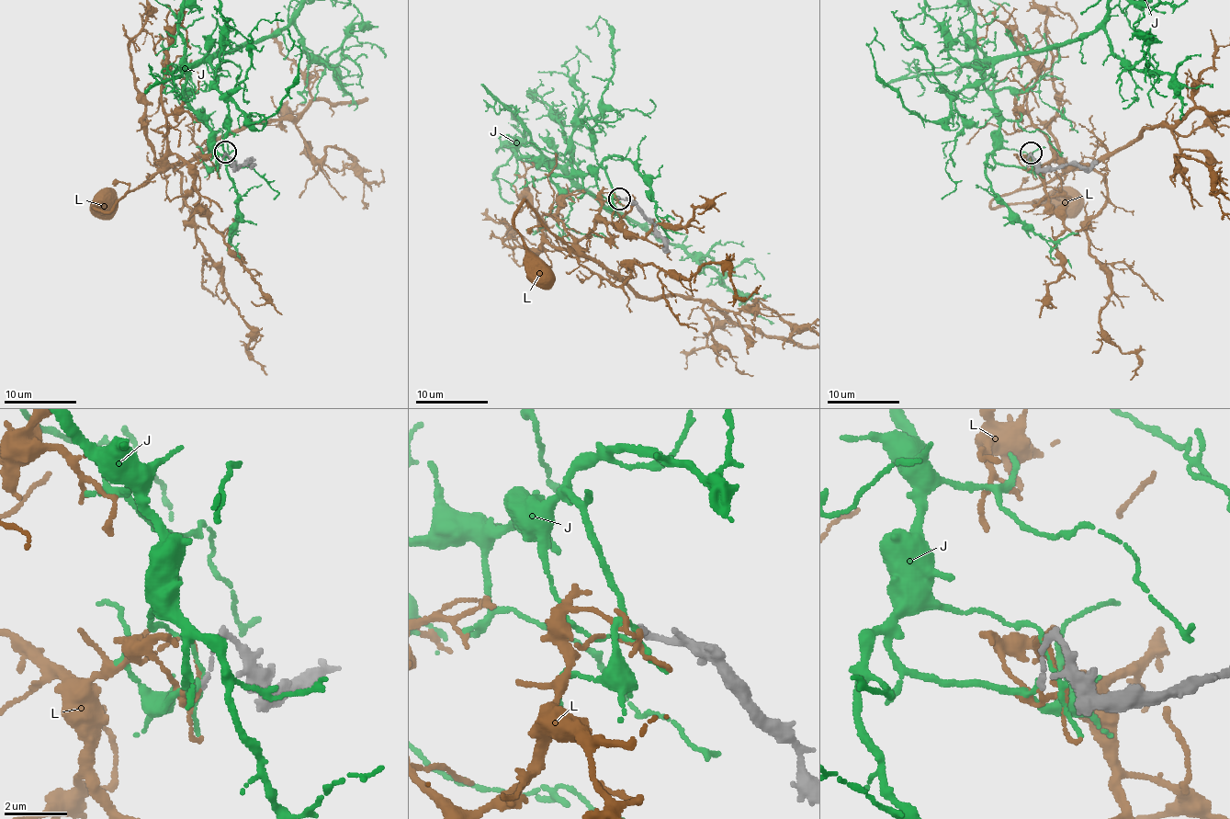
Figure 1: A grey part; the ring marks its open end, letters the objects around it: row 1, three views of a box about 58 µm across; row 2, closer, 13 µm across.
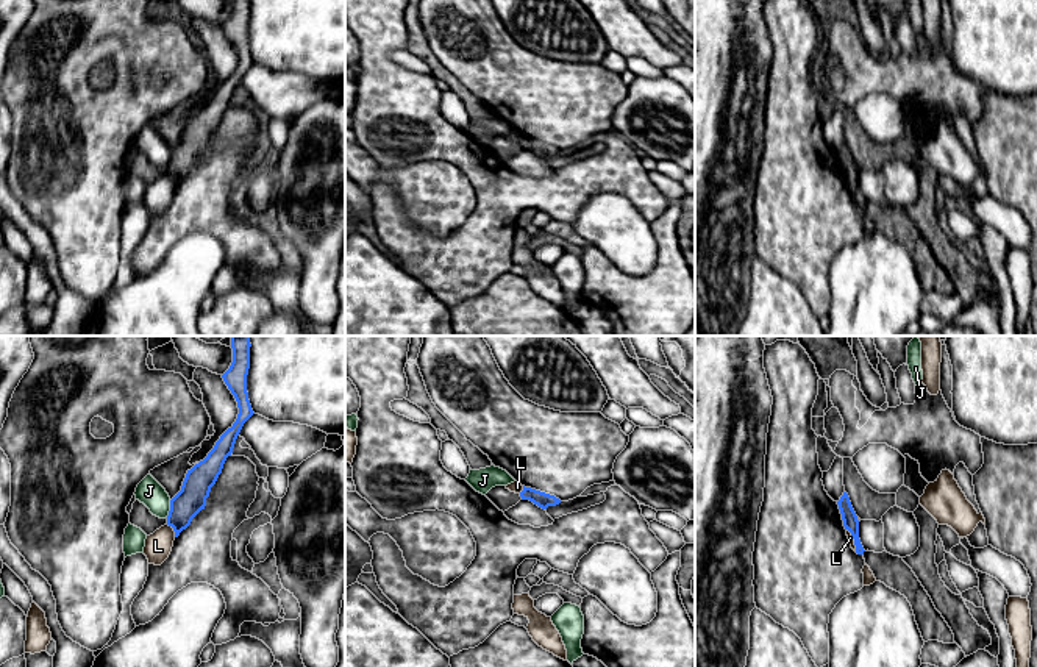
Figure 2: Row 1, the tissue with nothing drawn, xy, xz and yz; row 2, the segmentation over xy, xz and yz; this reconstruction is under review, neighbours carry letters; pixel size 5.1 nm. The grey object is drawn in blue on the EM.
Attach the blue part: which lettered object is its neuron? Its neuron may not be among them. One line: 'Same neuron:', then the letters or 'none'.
Same neuron: none

